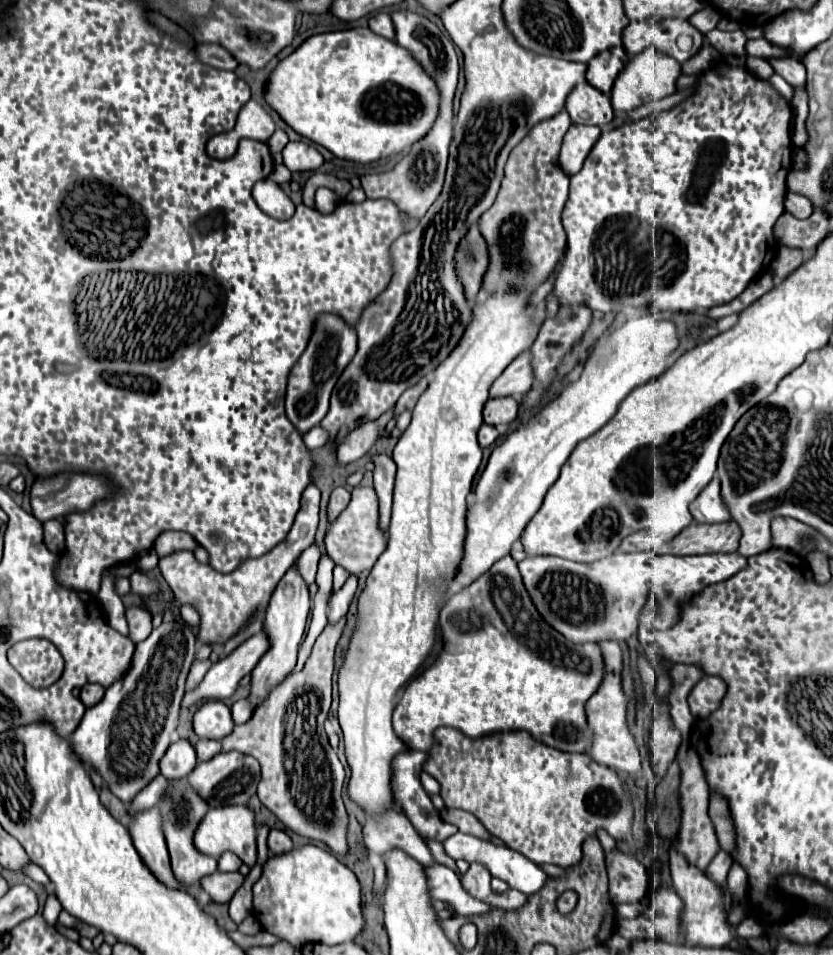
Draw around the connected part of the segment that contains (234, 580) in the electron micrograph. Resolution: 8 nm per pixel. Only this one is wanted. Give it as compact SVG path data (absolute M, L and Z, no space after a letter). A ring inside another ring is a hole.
M309 485L303 491L301 499L301 509L295 517L295 523L287 535L287 539L271 549L267 555L259 559L245 559L235 571L231 573L217 573L209 565L201 564L191 551L179 551L173 555L167 555L159 561L159 557L153 549L145 551L137 557L137 566L144 572L149 572L157 567L173 589L175 595L175 605L191 605L197 609L201 623L199 623L199 633L195 635L197 641L209 643L209 645L219 645L225 643L227 639L235 637L239 631L243 631L259 611L265 611L269 605L269 599L279 583L279 579L285 575L285 571L297 561L299 553L305 551L309 545L315 541L315 531L319 523L319 489L317 485Z

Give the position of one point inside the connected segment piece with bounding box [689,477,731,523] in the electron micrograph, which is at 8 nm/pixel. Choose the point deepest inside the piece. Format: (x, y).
(708, 508)

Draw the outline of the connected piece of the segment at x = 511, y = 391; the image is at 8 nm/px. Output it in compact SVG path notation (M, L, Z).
M525 351L515 357L509 367L497 377L491 385L491 397L509 397L509 395L523 395L533 385L533 367L531 367L531 353Z

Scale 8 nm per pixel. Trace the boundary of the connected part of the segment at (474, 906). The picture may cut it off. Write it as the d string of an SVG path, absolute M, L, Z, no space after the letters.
M431 865L431 867L423 867L423 869L429 879L427 891L429 891L431 899L449 901L457 909L457 915L481 915L481 913L491 911L491 905L481 903L481 901L469 897L469 893L465 893L465 889L461 887L453 869L449 869L445 865Z

